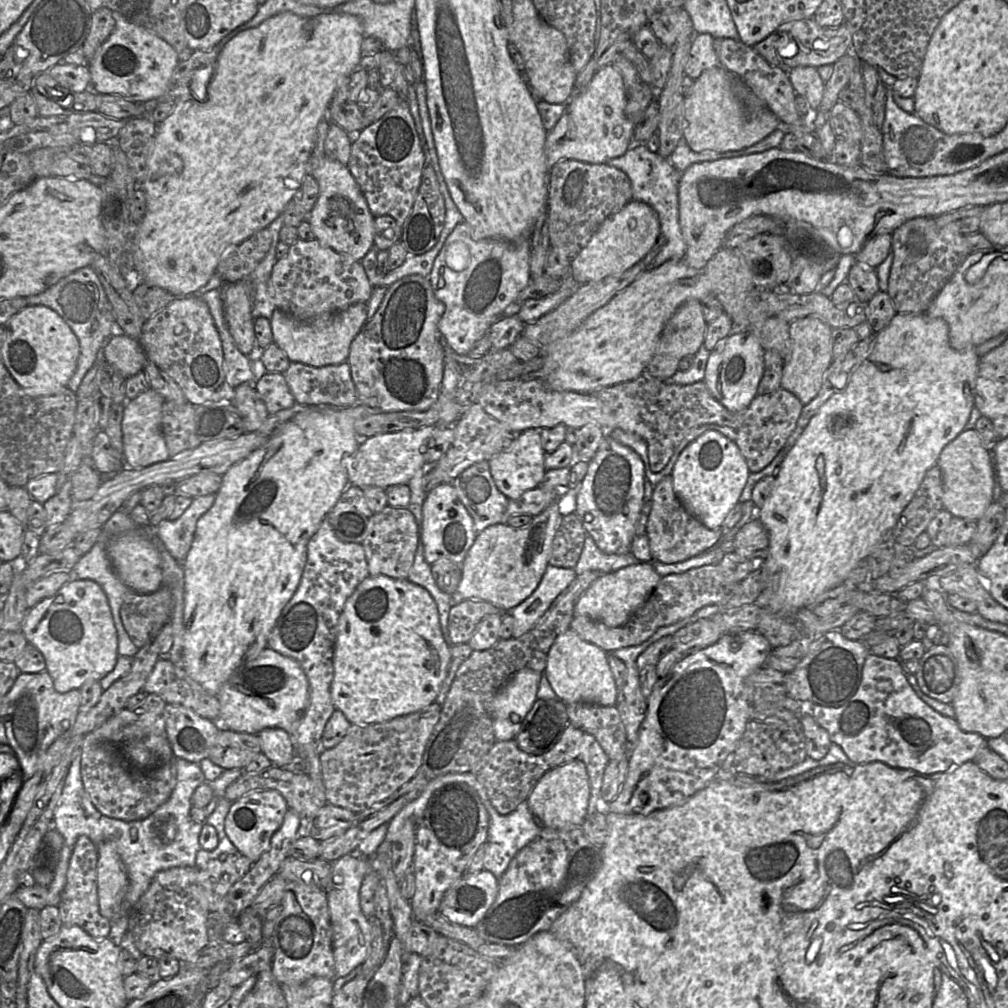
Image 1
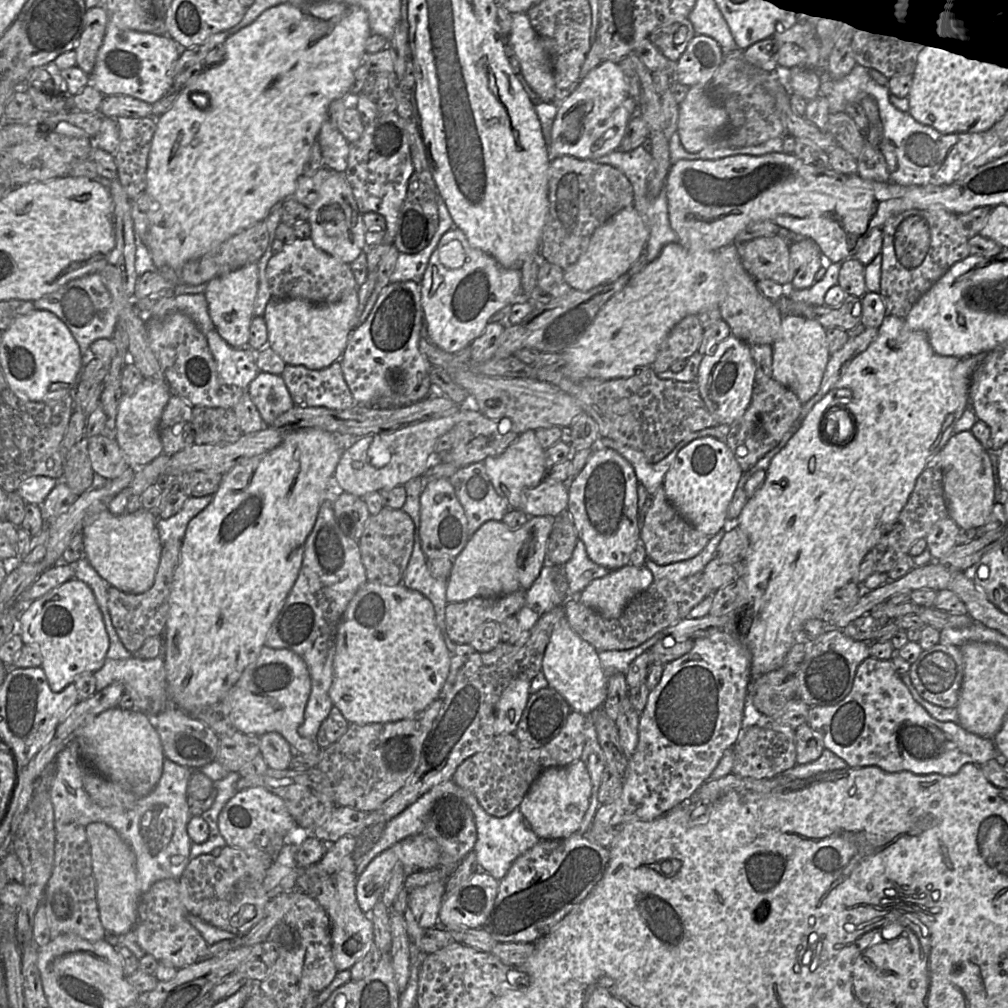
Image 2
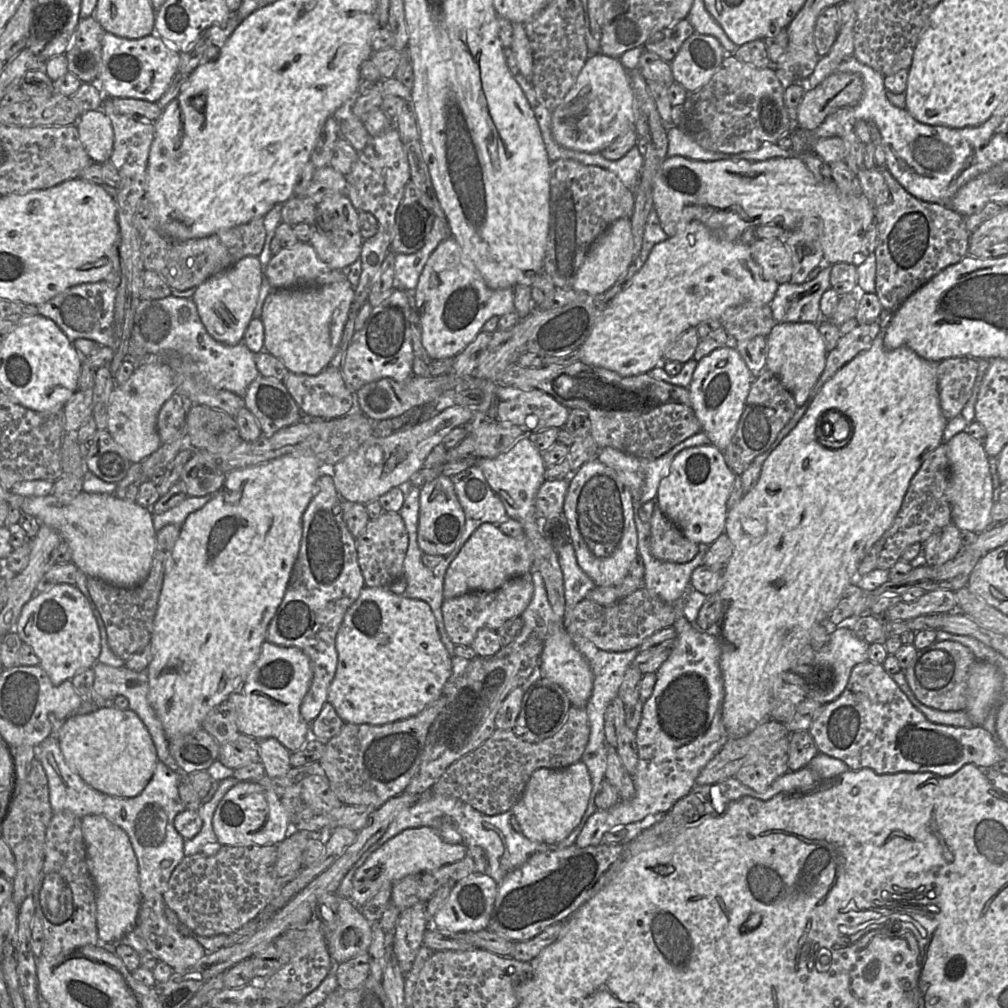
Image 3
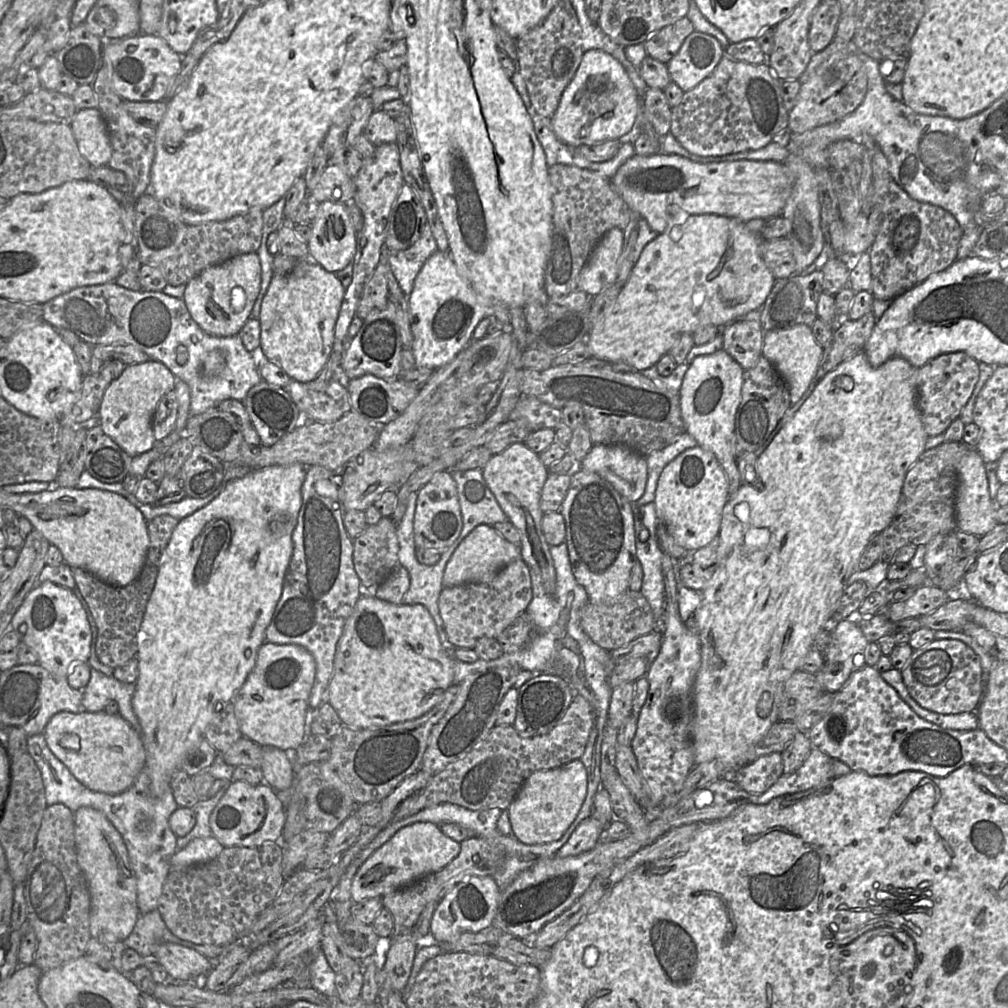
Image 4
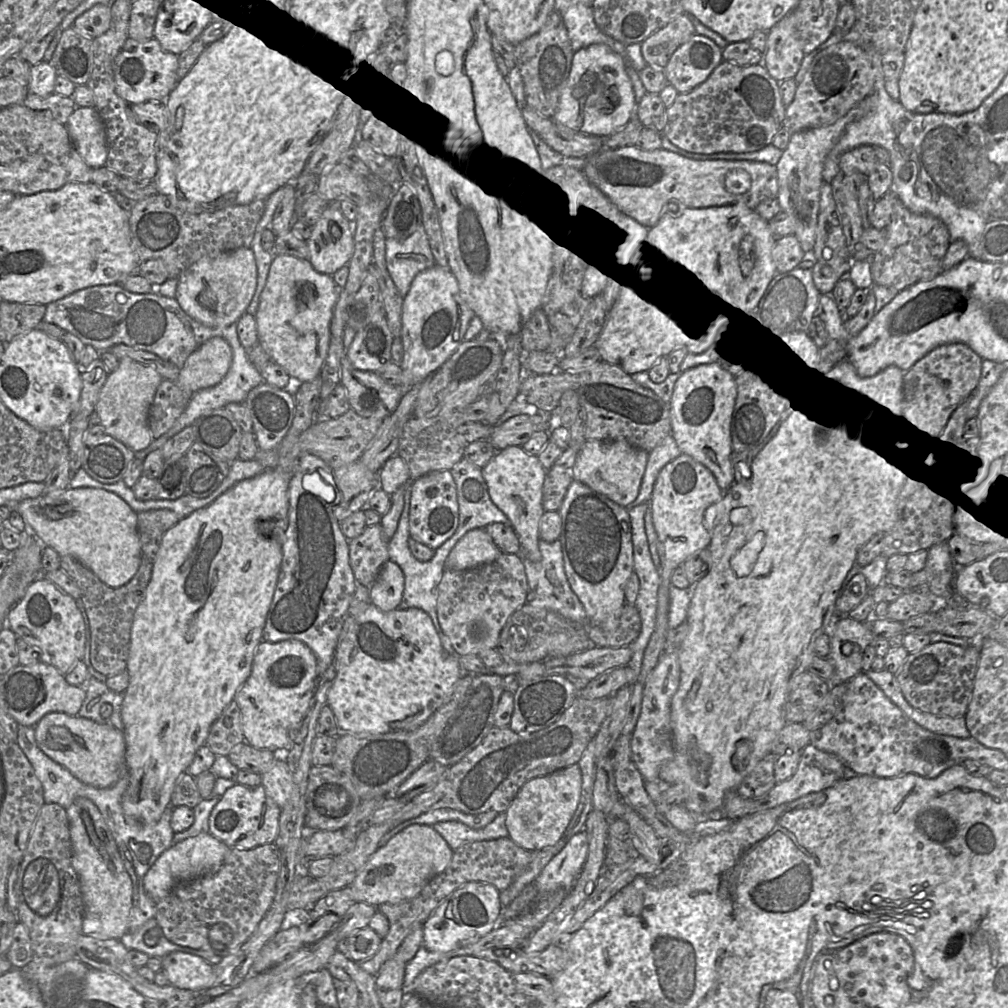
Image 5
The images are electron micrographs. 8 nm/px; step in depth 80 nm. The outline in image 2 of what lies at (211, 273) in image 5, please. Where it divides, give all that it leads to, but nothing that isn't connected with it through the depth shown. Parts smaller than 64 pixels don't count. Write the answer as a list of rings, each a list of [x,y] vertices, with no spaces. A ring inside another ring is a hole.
[[[251,263],[210,280],[204,291],[209,316],[221,338],[231,347],[247,347],[250,325],[254,317],[254,301],[258,292],[258,264]]]

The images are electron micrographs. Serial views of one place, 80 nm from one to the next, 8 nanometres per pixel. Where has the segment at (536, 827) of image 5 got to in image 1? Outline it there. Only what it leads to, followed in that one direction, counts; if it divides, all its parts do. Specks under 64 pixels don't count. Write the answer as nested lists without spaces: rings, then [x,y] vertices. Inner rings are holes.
[[[574,759],[548,770],[527,798],[530,811],[543,828],[570,829],[581,827],[587,816],[590,782],[583,761]]]

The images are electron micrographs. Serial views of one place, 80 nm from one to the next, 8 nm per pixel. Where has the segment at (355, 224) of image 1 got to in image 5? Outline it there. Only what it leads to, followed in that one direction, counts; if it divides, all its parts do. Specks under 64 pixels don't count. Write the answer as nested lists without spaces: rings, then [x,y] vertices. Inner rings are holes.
[[[329,203],[306,241],[309,262],[322,274],[333,275],[348,265],[354,254],[354,226],[337,203]]]

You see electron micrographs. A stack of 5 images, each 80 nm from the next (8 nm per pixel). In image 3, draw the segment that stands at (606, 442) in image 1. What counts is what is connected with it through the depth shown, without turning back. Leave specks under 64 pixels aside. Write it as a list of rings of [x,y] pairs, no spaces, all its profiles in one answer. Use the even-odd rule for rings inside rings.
[[[596,458],[585,463],[569,477],[562,516],[569,528],[569,538],[573,545],[577,563],[591,578],[595,586],[620,584],[629,574],[632,561],[637,556],[637,529],[634,520],[633,497],[628,487],[619,479],[612,468]]]

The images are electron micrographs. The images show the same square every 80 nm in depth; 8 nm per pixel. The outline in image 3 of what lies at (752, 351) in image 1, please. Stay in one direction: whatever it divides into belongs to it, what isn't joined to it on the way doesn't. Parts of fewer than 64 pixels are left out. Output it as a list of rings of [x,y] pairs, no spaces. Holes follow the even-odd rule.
[[[726,345],[698,361],[688,387],[694,413],[711,444],[723,453],[734,436],[743,414],[754,375],[735,347]]]

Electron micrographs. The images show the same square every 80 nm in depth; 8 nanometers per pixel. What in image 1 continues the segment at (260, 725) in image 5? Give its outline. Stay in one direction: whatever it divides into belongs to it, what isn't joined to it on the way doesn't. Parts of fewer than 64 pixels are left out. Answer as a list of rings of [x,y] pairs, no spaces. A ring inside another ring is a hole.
[[[269,647],[257,657],[241,665],[222,685],[218,693],[220,703],[218,730],[258,734],[265,728],[281,728],[294,735],[309,699],[309,682],[301,666],[292,658]]]

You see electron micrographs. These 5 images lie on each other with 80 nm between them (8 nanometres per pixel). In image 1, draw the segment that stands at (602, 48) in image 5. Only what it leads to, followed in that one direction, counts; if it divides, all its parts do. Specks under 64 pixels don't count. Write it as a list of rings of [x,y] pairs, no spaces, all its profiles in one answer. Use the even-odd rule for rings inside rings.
[[[612,65],[599,69],[587,87],[565,103],[565,111],[545,138],[548,170],[559,161],[574,159],[589,164],[606,164],[624,155],[633,139],[634,124],[627,118],[626,89],[622,75]]]

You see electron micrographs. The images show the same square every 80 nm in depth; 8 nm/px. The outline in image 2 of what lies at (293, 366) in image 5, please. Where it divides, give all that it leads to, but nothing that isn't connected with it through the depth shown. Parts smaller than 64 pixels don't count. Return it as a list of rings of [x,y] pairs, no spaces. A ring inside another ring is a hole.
[[[358,289],[338,302],[316,304],[303,299],[272,297],[263,318],[266,322],[269,346],[287,365],[302,365],[311,370],[327,368],[341,359],[351,332],[362,323],[357,317]]]

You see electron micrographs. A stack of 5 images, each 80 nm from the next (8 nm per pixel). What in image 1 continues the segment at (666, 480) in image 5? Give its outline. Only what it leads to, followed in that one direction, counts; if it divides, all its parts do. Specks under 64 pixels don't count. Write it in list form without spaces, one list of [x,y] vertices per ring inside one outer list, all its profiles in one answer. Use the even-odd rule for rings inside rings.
[[[708,430],[679,455],[670,474],[673,490],[684,508],[710,530],[724,529],[723,522],[739,502],[750,471],[737,444],[715,430]]]

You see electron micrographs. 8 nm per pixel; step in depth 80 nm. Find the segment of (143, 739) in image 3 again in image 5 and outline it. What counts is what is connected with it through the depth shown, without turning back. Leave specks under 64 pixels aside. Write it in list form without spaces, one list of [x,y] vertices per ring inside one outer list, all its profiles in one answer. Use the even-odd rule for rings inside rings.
[[[50,712],[34,726],[38,747],[85,784],[108,788],[116,784],[125,766],[126,742],[122,730],[91,719]]]

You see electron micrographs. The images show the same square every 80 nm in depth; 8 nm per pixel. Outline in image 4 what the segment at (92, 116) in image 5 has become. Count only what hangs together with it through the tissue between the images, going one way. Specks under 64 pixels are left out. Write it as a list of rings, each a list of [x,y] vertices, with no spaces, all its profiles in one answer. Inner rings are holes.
[[[98,108],[79,109],[70,124],[80,153],[92,167],[107,166],[112,145],[106,122]]]

